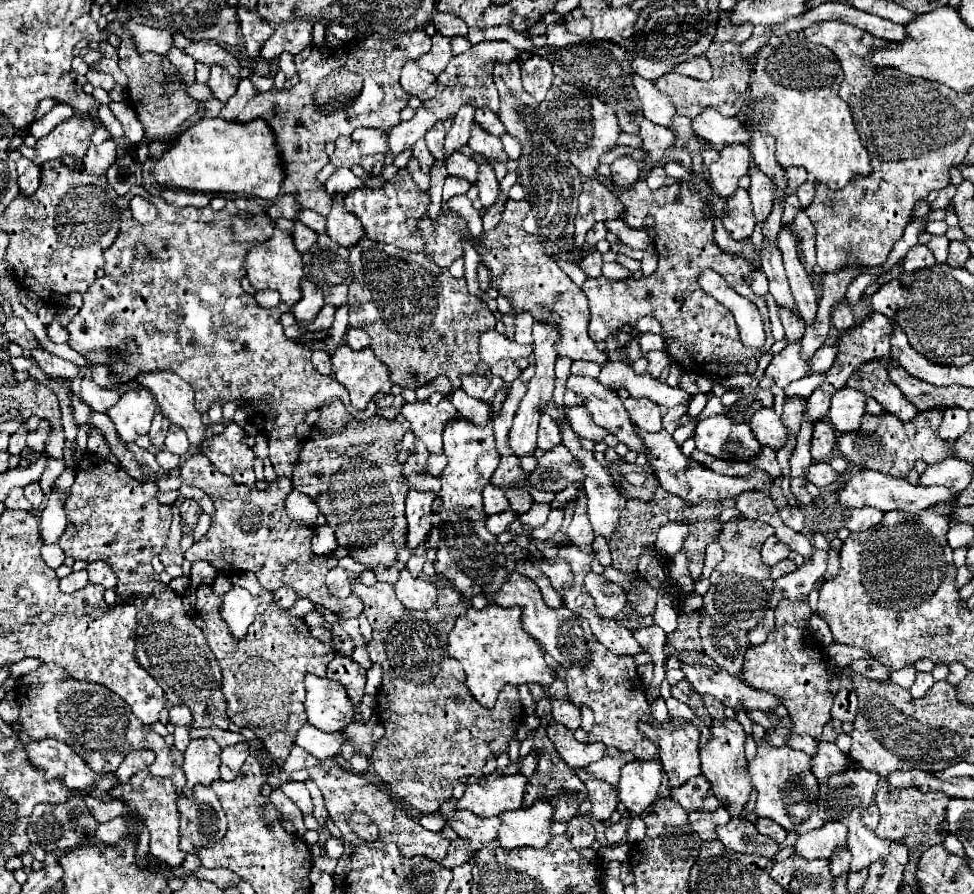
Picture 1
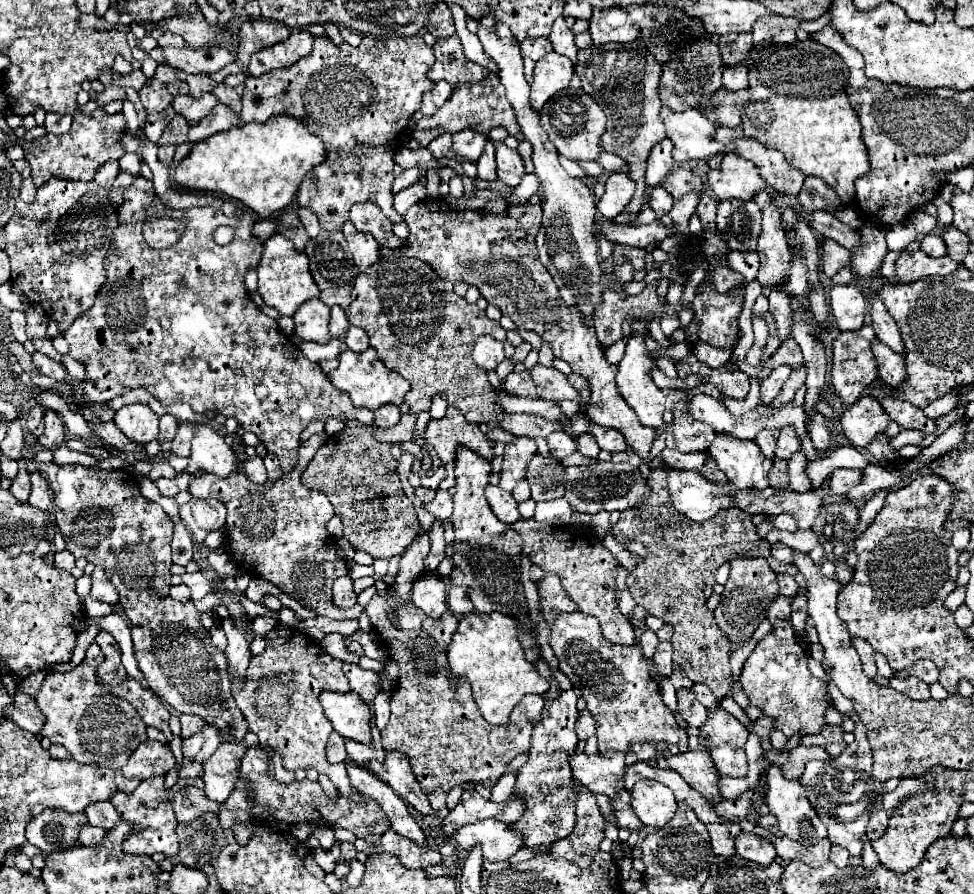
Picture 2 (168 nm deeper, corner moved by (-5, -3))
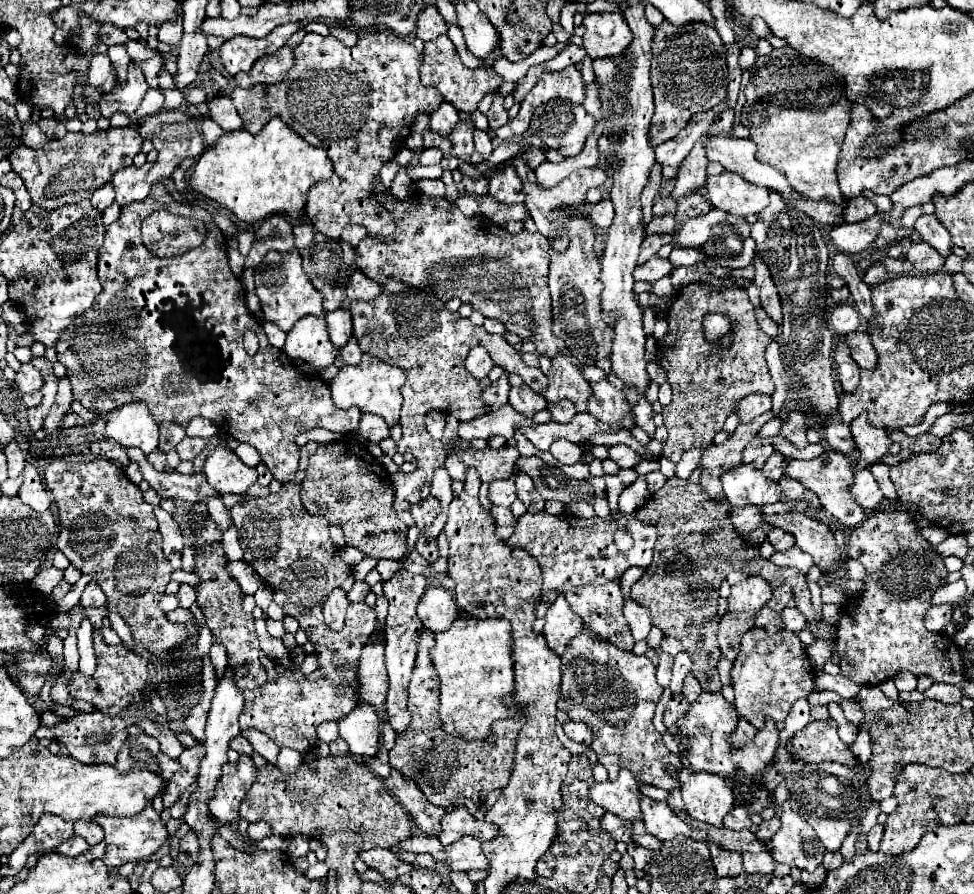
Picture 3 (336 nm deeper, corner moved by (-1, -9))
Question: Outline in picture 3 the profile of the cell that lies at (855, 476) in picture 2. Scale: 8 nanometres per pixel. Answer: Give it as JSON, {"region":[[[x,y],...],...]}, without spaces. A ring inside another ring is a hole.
{"region":[[[868,468],[860,470],[854,474],[854,480],[852,484],[848,486],[848,490],[852,492],[852,496],[856,498],[856,502],[864,504],[866,510],[872,510],[880,504],[880,500],[884,498],[882,490],[878,488],[878,482],[876,478],[872,476],[872,472]]]}

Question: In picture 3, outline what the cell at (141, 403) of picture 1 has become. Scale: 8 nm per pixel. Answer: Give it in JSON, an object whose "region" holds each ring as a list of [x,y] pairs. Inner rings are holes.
{"region":[[[132,402],[116,408],[106,416],[106,436],[120,446],[140,448],[150,454],[158,446],[158,424],[152,420],[144,402]]]}

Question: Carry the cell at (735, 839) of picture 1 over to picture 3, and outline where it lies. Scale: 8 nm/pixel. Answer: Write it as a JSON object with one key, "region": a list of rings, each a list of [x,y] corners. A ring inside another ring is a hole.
{"region":[[[744,852],[742,862],[748,874],[772,874],[776,868],[776,862],[772,860],[770,852],[758,852],[758,854]]]}

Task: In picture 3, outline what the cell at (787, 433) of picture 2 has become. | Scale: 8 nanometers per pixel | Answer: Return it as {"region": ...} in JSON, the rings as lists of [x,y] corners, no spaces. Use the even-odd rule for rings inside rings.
{"region":[[[774,452],[768,460],[766,460],[766,464],[764,464],[764,468],[762,468],[762,474],[766,476],[766,478],[770,478],[770,480],[780,480],[782,478],[782,464],[784,464],[784,456],[780,454],[780,452]]]}

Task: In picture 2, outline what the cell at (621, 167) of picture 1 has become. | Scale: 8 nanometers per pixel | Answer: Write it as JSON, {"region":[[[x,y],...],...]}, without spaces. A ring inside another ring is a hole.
{"region":[[[626,172],[612,174],[606,180],[606,192],[598,202],[598,212],[606,220],[616,218],[616,214],[620,214],[620,210],[624,210],[624,206],[628,206],[630,198],[632,198],[632,190],[636,190],[636,184],[628,178]]]}

